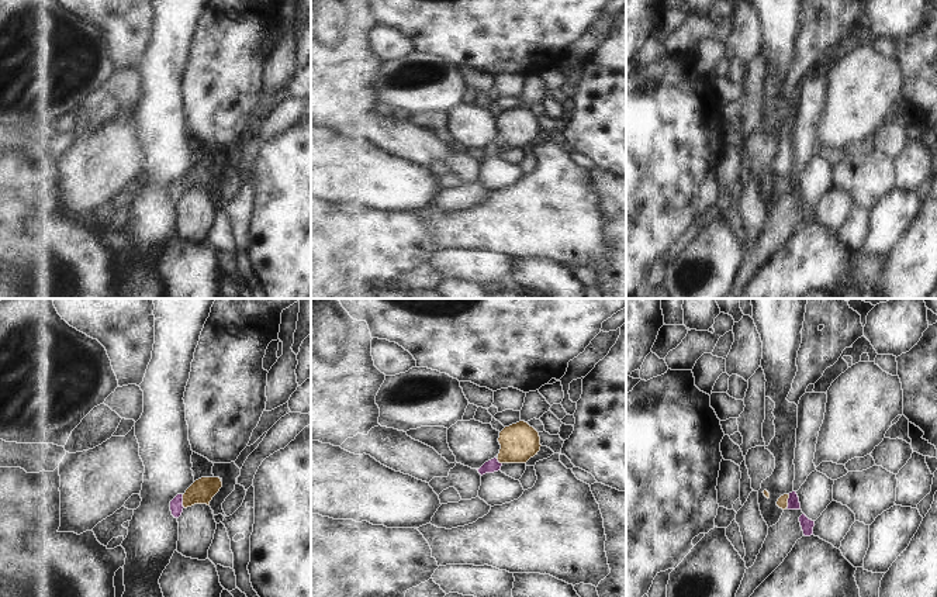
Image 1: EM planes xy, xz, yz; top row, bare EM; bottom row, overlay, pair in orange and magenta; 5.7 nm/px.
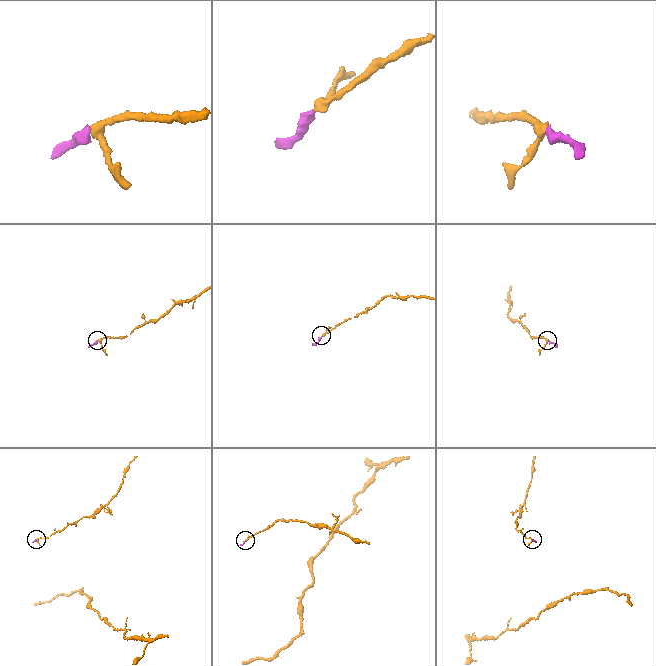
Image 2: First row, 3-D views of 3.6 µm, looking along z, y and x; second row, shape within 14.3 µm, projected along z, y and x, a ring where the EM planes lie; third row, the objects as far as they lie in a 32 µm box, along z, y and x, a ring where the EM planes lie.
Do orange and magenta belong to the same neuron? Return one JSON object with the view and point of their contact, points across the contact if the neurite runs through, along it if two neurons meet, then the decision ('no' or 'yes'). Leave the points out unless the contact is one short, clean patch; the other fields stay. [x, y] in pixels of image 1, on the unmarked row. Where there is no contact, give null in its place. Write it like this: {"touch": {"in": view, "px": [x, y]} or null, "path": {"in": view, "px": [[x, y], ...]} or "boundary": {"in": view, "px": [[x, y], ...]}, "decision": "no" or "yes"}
{"touch": {"in": "xy", "px": [183, 186]}, "path": {"in": "xy", "px": [[201, 176], [183, 186], [176, 189]]}, "decision": "yes"}

